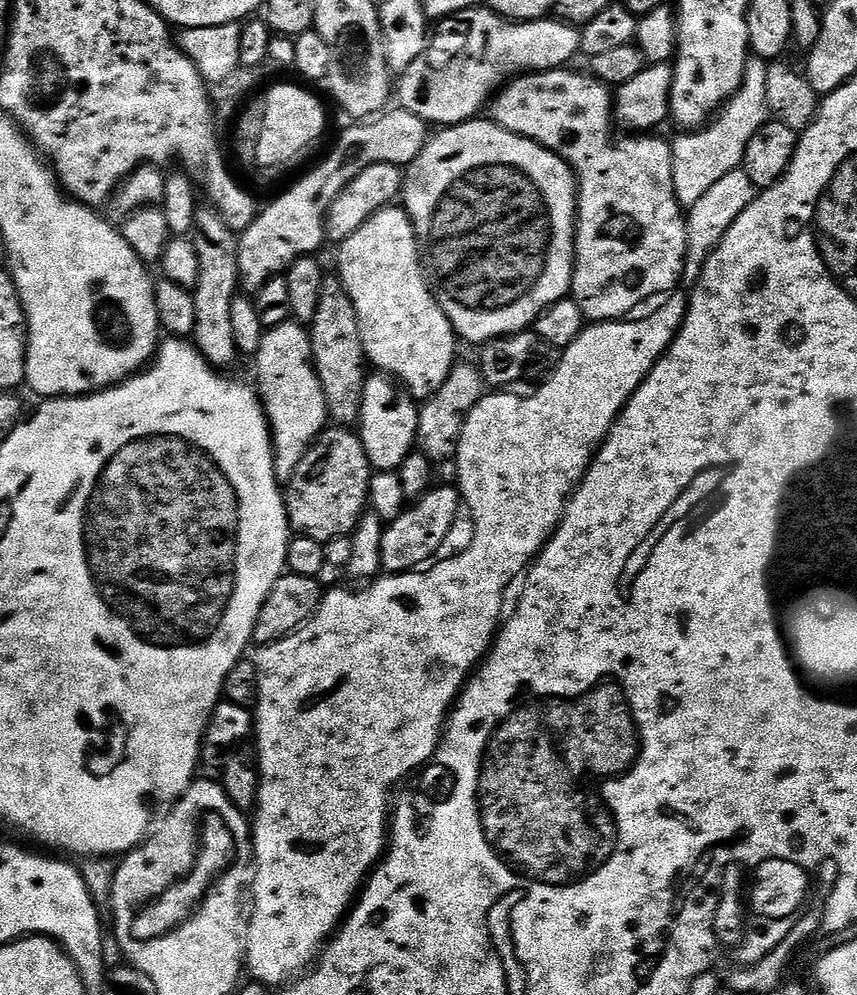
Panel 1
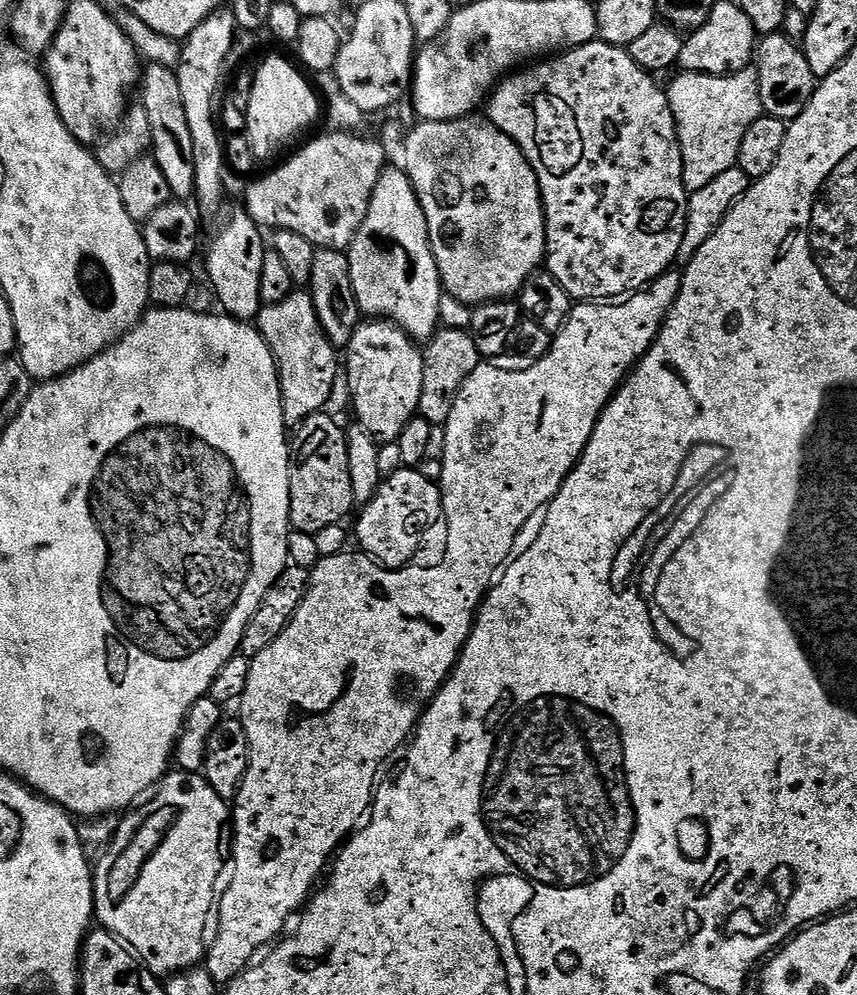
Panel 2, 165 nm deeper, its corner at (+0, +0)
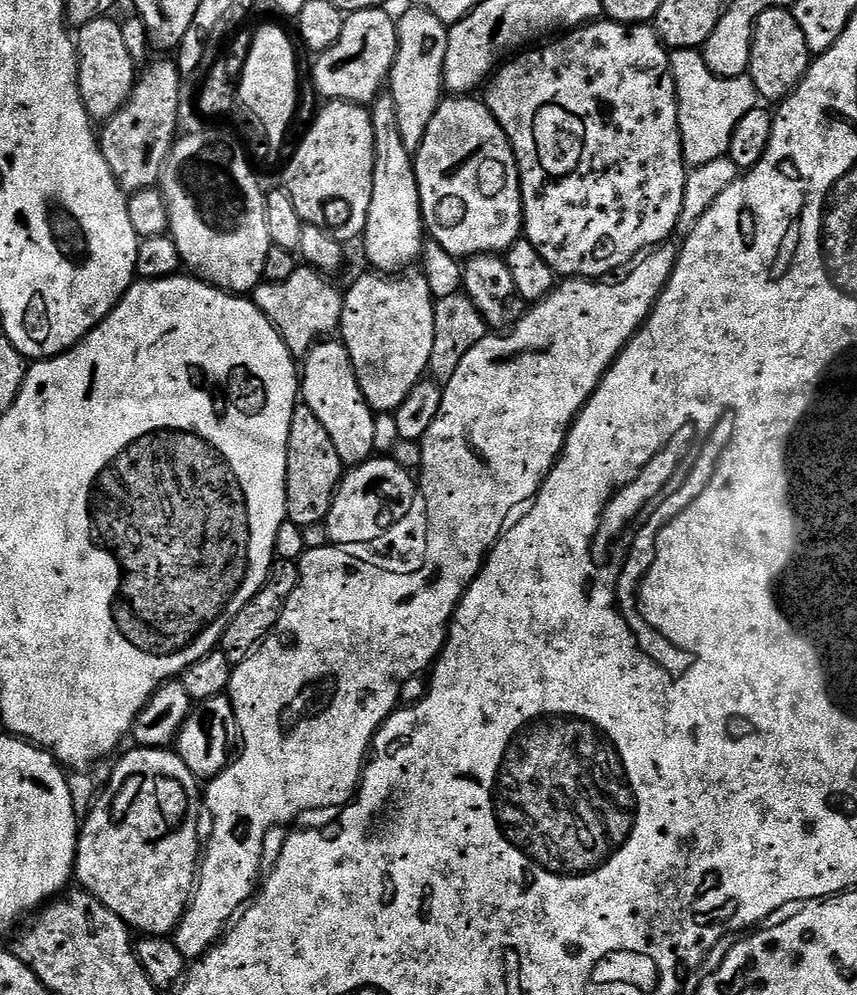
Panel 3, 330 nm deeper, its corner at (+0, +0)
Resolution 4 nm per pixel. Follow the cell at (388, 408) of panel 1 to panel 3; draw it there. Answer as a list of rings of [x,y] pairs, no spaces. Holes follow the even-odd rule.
[[[408,270],[403,274],[371,274],[372,276],[360,276],[353,282],[344,292],[344,305],[342,306],[342,318],[338,329],[338,336],[342,343],[346,346],[346,350],[350,354],[350,362],[354,362],[354,374],[358,378],[358,386],[362,390],[362,394],[366,398],[366,402],[370,405],[373,413],[382,412],[395,413],[398,406],[402,406],[402,402],[406,400],[406,394],[410,394],[410,390],[414,390],[414,386],[419,380],[425,379],[428,372],[428,363],[430,362],[430,354],[434,350],[434,310],[436,309],[432,295],[430,294],[430,286],[426,282],[423,271]]]

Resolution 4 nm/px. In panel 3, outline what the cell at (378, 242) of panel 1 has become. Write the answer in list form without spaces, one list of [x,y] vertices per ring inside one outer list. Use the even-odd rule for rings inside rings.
[[[381,94],[370,105],[372,125],[374,126],[374,190],[370,198],[370,210],[362,237],[364,256],[380,274],[400,274],[411,269],[412,264],[421,259],[426,239],[424,218],[420,215],[420,195],[416,181],[416,165],[413,153],[406,150],[402,142],[402,130],[398,130],[398,114],[391,94]]]

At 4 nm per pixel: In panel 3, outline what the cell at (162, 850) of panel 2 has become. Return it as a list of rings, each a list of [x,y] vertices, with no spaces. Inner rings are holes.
[[[133,747],[133,752],[128,752],[112,768],[112,788],[99,793],[94,801],[94,807],[87,816],[83,817],[82,827],[78,832],[76,841],[76,867],[74,869],[75,879],[80,879],[79,887],[91,896],[97,896],[122,922],[128,925],[129,929],[146,936],[168,936],[175,933],[180,919],[184,917],[184,910],[188,907],[189,899],[194,891],[196,877],[198,875],[198,861],[202,856],[202,832],[200,836],[199,820],[202,820],[202,788],[196,776],[182,762],[182,758],[176,755],[175,751],[168,748],[141,748]]]

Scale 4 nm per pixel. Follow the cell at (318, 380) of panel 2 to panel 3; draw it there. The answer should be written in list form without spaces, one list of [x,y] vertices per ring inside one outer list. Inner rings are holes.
[[[298,266],[286,282],[264,280],[250,293],[250,299],[266,314],[266,318],[278,330],[282,342],[293,357],[303,358],[319,341],[331,337],[339,329],[344,305],[344,292],[331,284],[329,277],[317,268]]]

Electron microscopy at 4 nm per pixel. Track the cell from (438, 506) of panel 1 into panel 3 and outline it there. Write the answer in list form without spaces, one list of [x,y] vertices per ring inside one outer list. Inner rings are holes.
[[[373,458],[367,460],[365,464],[349,467],[336,488],[335,496],[332,497],[330,514],[326,521],[329,545],[334,546],[337,542],[360,542],[378,536],[382,532],[382,528],[378,526],[388,524],[390,518],[400,516],[408,508],[413,491],[414,498],[421,496],[413,473],[398,466],[391,458]],[[378,488],[382,488],[384,496],[390,502],[386,506],[386,514],[382,514],[380,520],[378,520]]]

